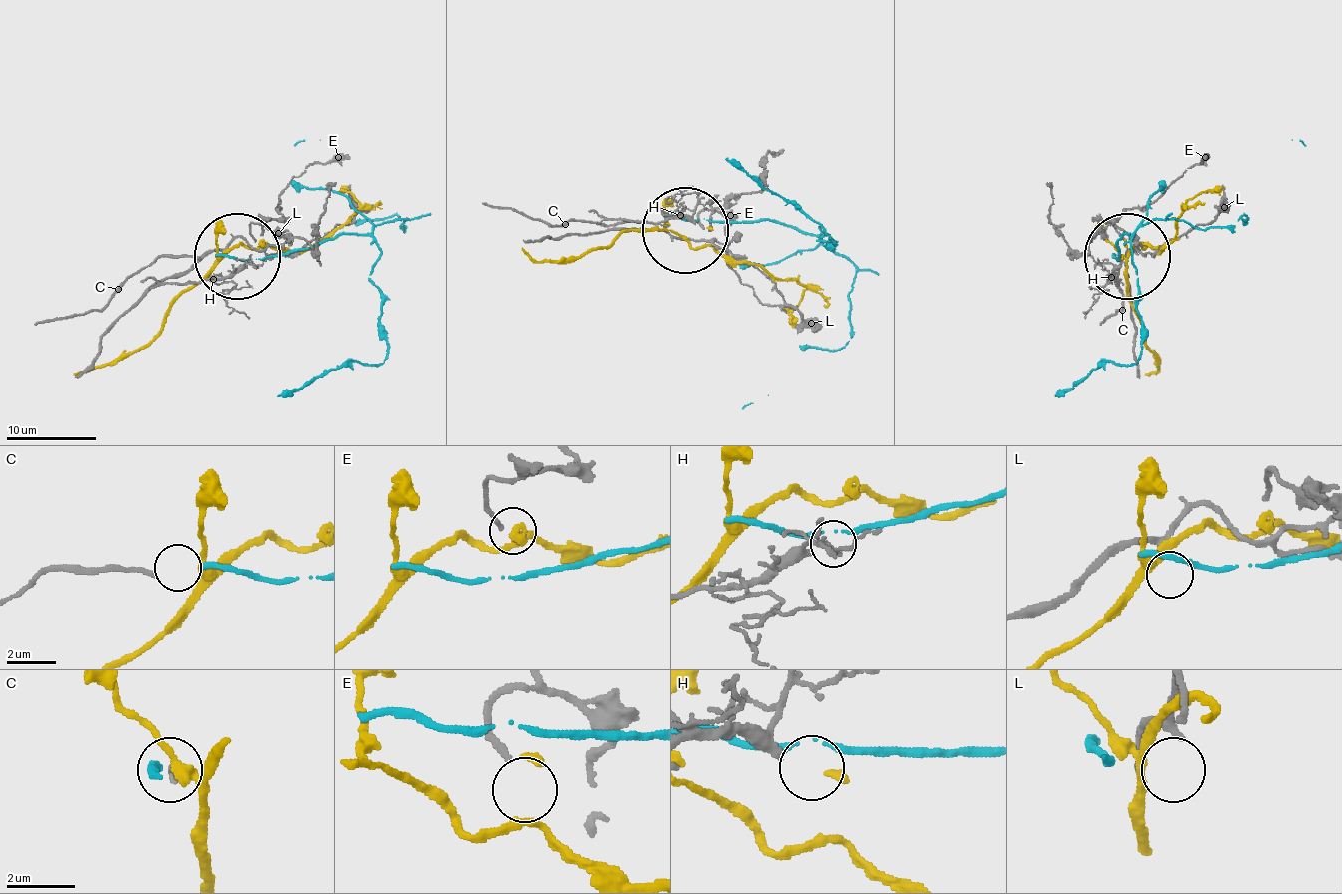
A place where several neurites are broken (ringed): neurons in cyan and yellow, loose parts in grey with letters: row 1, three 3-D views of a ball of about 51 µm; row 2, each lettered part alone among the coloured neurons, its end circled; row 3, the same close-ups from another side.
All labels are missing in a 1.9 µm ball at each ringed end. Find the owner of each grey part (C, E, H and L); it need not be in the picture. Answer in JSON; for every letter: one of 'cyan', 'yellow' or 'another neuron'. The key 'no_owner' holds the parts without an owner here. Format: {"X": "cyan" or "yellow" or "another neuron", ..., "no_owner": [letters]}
{"C": "cyan", "E": "yellow", "H": "another neuron", "L": "another neuron", "no_owner": ["H", "L"]}

